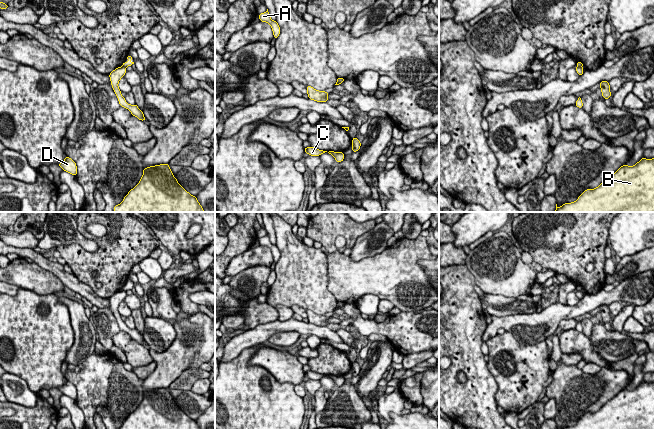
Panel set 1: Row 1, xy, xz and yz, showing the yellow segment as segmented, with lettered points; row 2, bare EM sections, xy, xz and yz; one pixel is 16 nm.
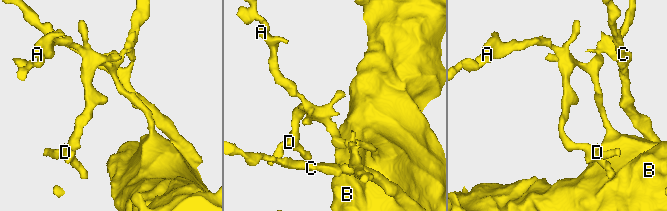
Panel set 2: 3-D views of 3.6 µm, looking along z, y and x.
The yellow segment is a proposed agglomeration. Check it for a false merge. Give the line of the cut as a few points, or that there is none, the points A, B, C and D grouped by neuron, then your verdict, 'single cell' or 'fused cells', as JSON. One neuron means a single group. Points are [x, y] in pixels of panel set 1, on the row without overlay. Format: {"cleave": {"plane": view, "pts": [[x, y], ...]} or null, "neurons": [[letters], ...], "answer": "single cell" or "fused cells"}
{"cleave": {"plane": "yz", "pts": [[577, 290], [581, 291]]}, "neurons": [["A", "B", "D"], ["C"]], "answer": "fused cells"}

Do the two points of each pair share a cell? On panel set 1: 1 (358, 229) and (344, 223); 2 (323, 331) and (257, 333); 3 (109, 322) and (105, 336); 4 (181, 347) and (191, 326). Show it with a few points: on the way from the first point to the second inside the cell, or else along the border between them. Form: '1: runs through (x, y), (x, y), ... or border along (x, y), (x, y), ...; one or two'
1: runs through (355, 229), (350, 229), (347, 226); one
2: runs through (307, 328), (300, 326), (273, 327); one
3: runs through (107, 325), (105, 333); one
4: runs through (186, 343), (191, 338), (191, 331); one

